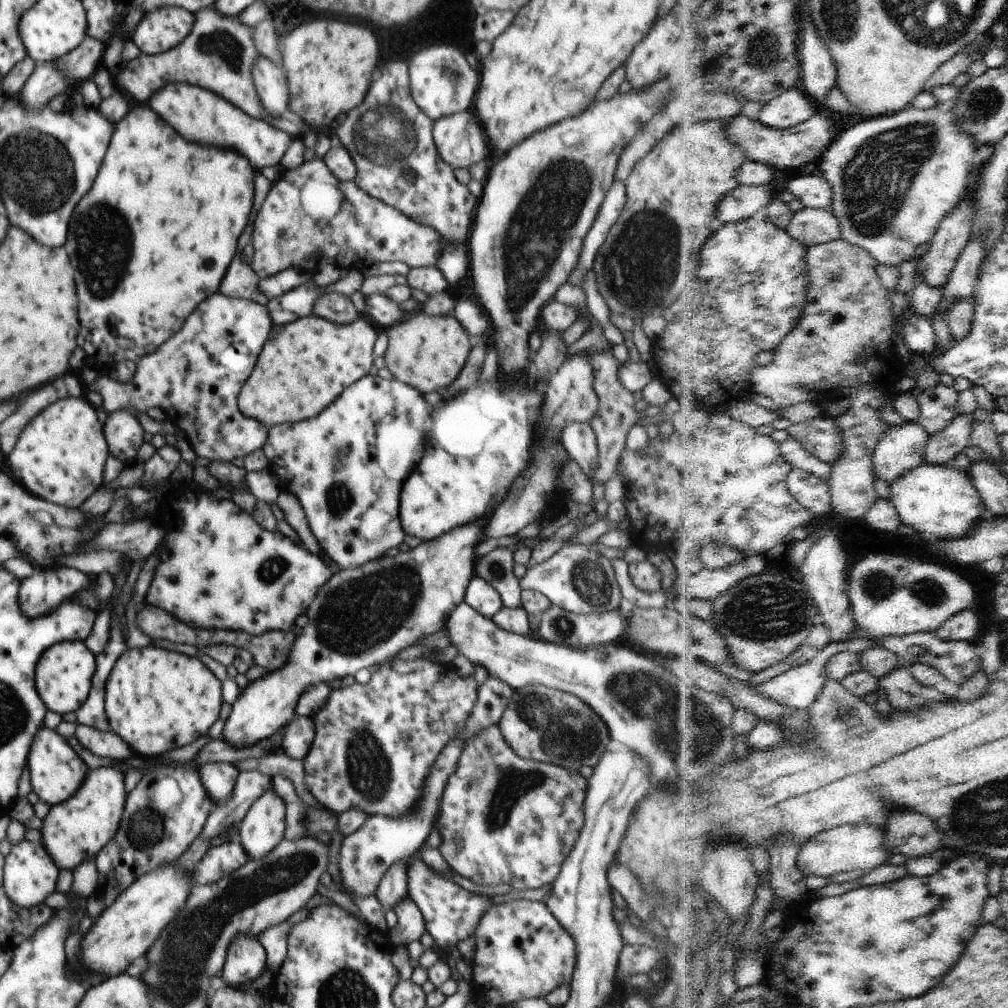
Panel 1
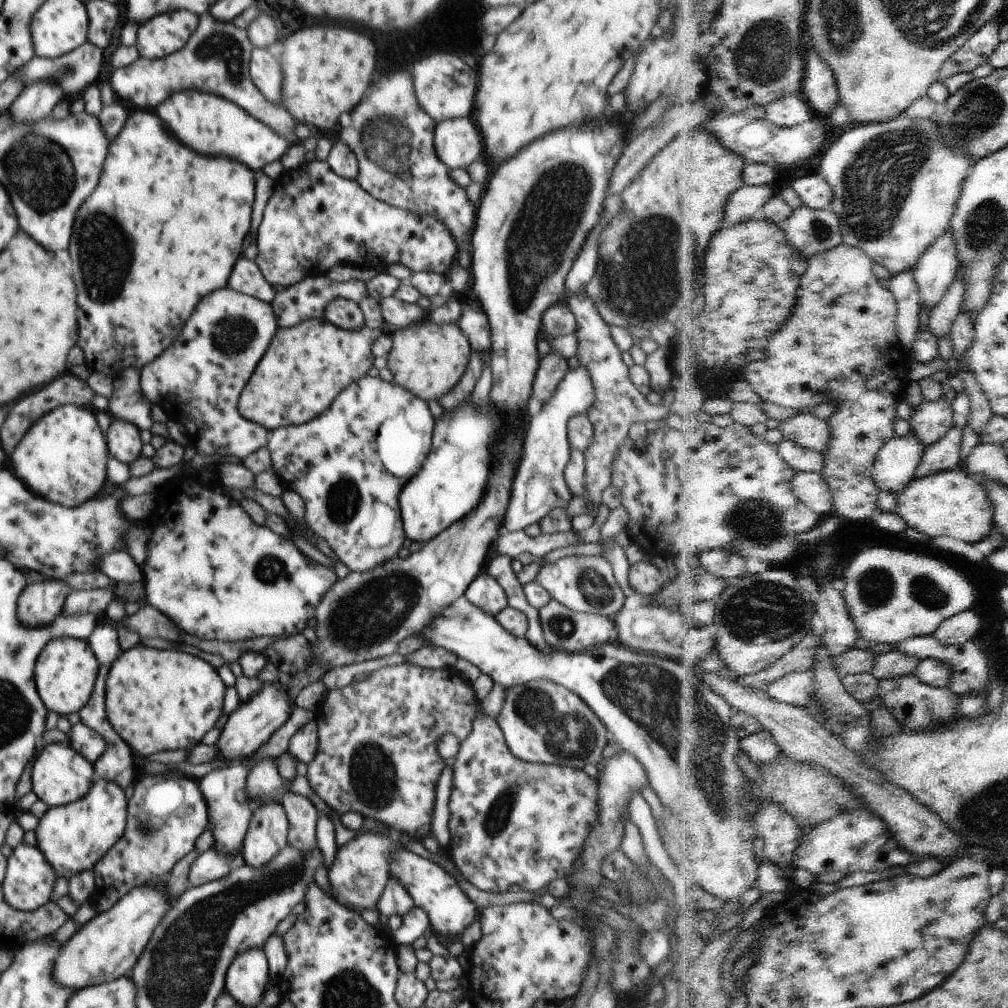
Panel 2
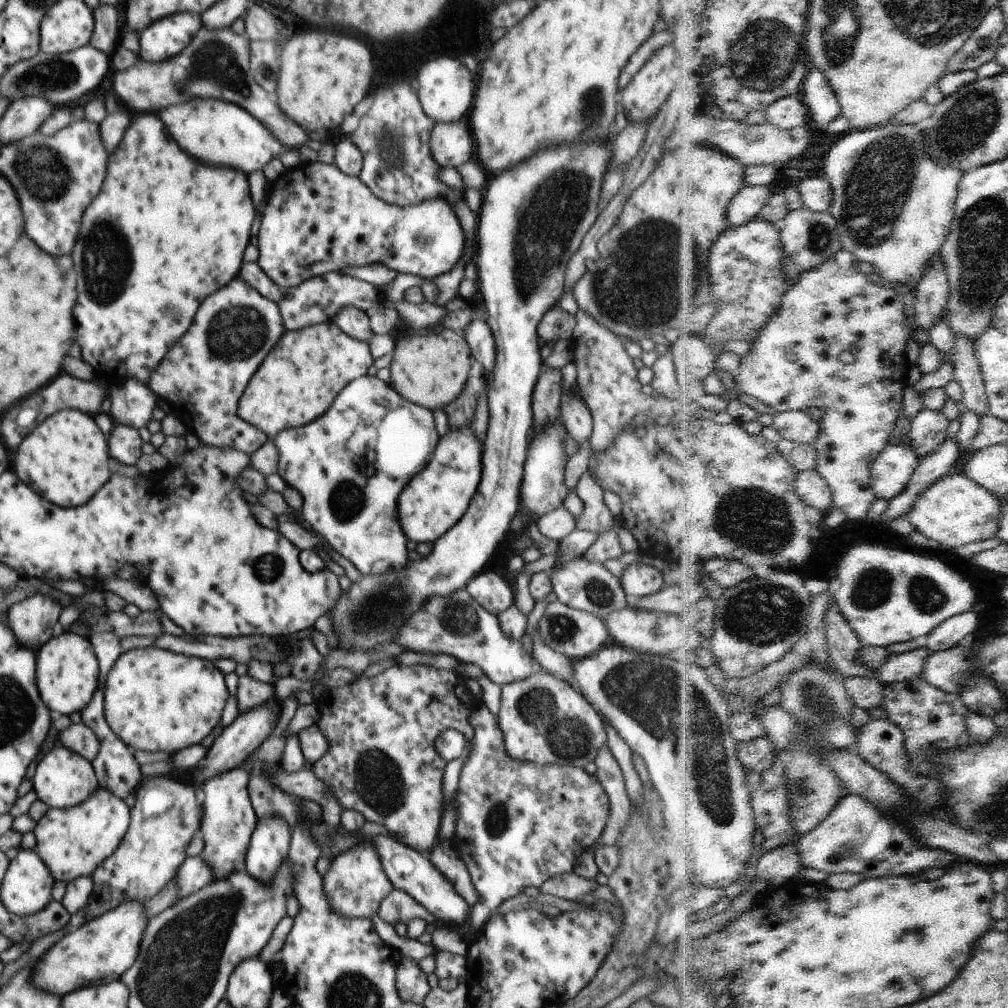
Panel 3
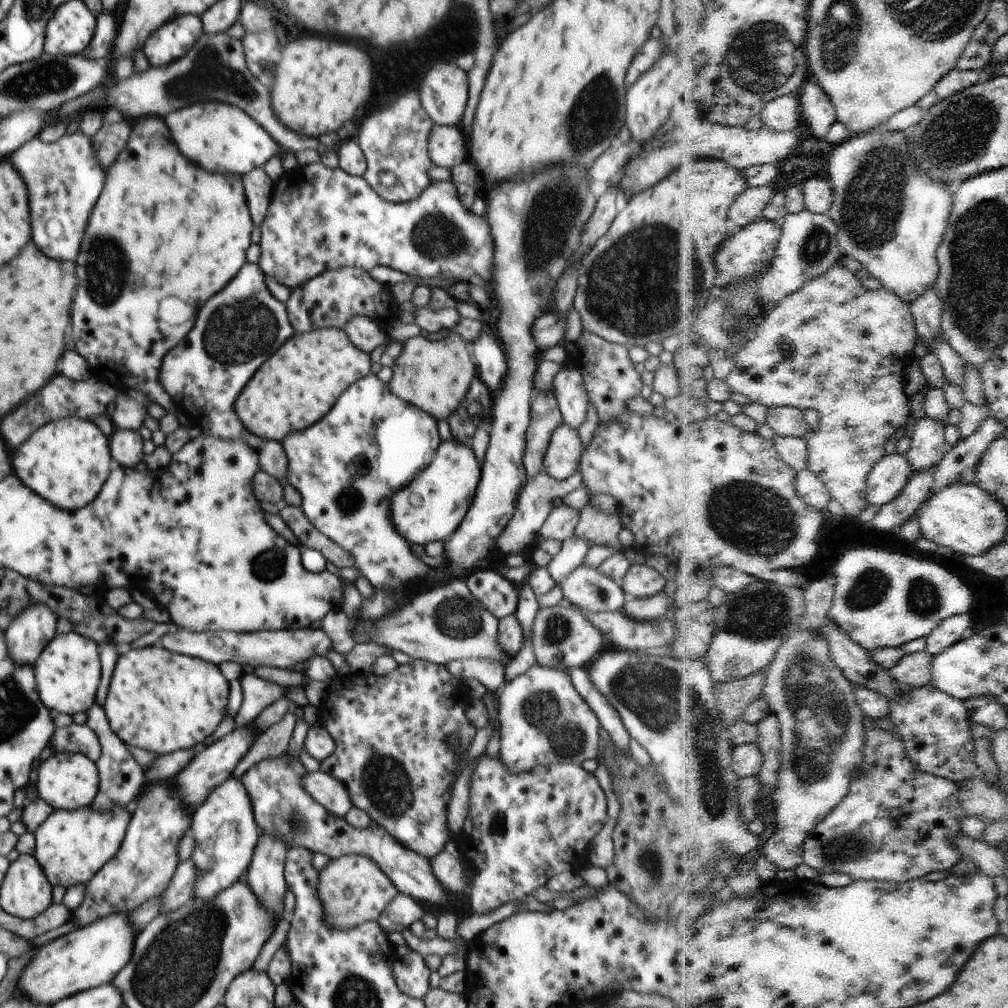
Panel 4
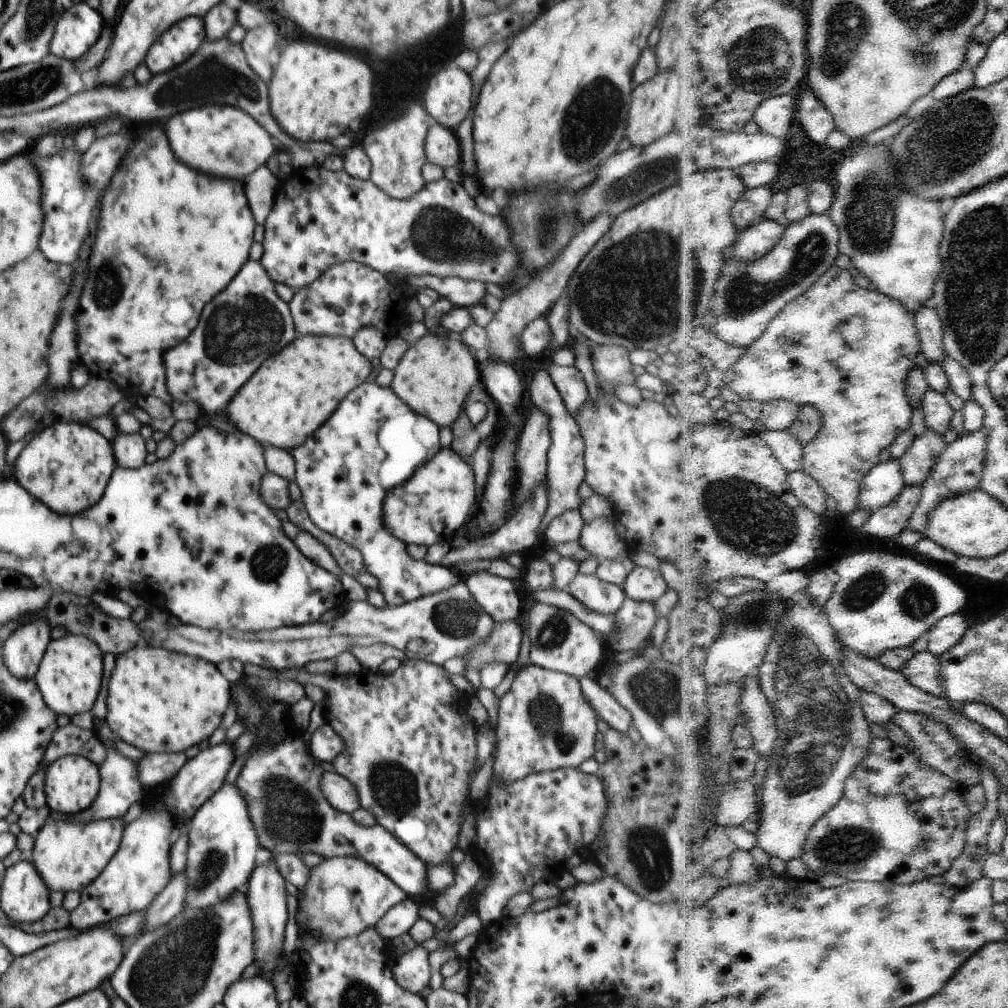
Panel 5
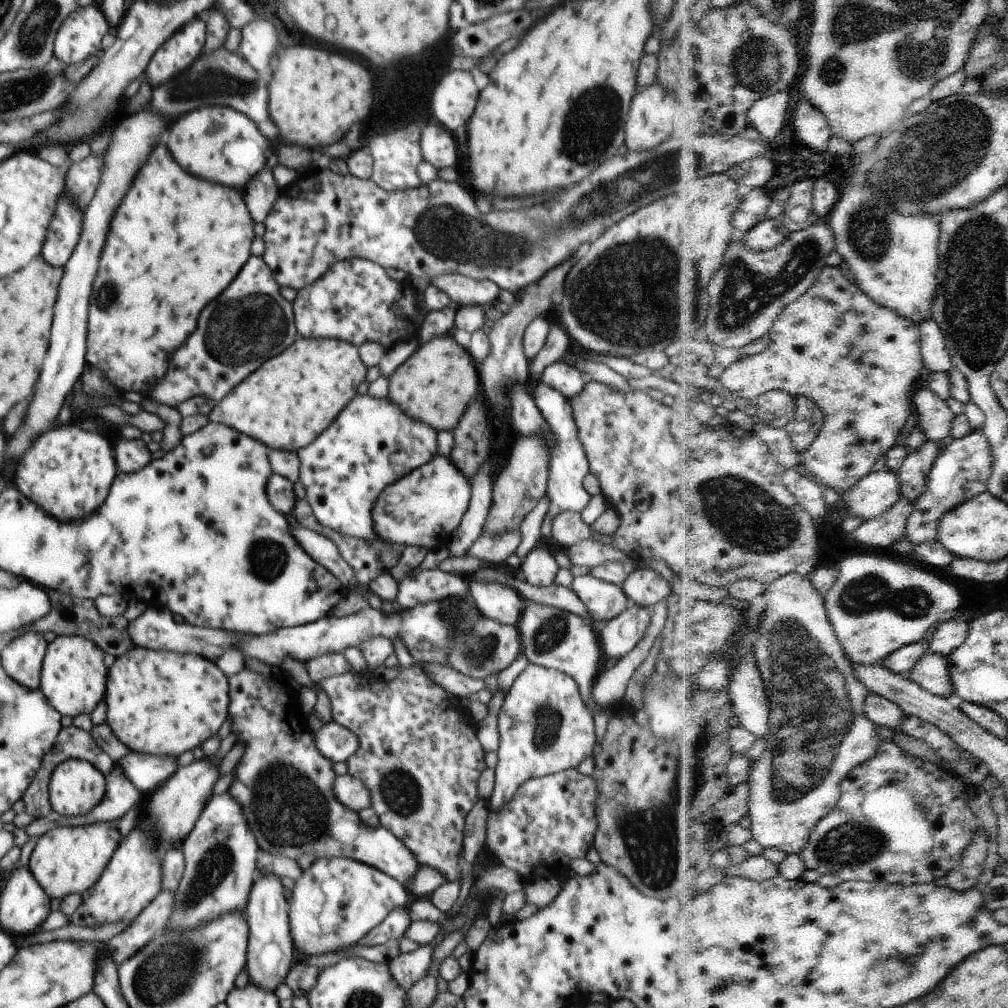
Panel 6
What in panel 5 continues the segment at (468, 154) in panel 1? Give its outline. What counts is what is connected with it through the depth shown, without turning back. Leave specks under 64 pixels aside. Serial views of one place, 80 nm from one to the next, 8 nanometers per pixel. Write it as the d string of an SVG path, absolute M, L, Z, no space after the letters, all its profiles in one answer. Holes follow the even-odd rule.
M438 122L430 124L424 148L428 163L443 169L461 164L461 149L456 132Z

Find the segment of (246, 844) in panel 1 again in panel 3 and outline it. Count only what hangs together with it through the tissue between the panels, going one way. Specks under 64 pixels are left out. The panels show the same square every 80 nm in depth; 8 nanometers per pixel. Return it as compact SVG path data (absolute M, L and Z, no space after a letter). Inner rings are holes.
M280 817L258 819L245 858L247 873L270 883L289 853L291 828Z

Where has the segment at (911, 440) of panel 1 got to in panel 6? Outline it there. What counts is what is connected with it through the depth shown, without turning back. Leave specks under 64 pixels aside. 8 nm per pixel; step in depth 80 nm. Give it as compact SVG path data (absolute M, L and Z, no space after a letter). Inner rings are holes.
M888 468L872 472L855 487L844 491L843 500L847 503L850 516L865 518L867 521L878 518L903 497L900 475Z

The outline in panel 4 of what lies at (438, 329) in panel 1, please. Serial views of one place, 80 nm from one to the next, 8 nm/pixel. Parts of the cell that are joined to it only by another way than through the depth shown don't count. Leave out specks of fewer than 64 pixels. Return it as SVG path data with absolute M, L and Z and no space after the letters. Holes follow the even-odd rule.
M454 329L440 340L429 340L425 333L407 340L392 366L393 377L388 384L390 390L405 403L414 404L437 421L448 420L474 378L474 364L470 362L466 348L466 340L460 338Z

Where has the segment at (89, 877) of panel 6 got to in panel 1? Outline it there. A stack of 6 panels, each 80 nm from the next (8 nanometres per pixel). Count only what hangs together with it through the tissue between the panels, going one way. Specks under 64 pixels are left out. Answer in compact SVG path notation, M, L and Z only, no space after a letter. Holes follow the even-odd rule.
M113 767L89 768L80 790L67 801L50 807L49 813L43 818L40 830L41 844L59 869L73 872L84 861L92 861L96 858L97 854L116 836L127 799L124 776L124 772Z

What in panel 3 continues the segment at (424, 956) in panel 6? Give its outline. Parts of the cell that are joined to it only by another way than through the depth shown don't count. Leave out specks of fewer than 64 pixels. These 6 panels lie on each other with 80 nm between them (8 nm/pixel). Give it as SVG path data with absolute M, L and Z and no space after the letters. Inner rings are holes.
M401 957L400 960L395 980L398 996L403 1001L422 1004L431 989L427 974L413 958Z

